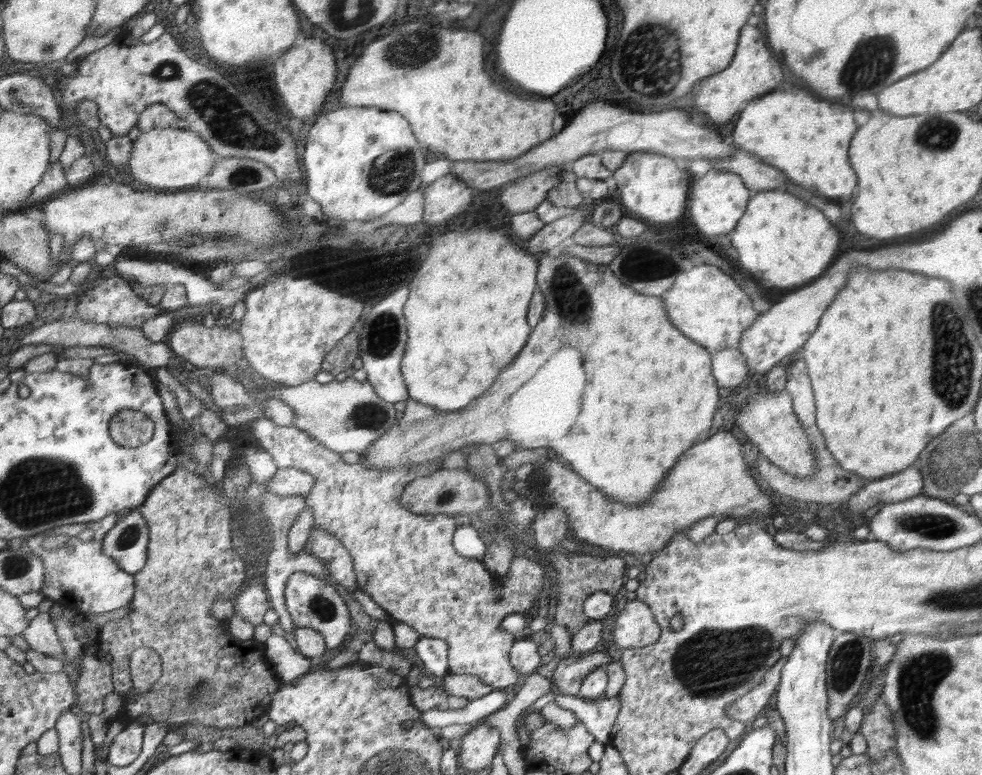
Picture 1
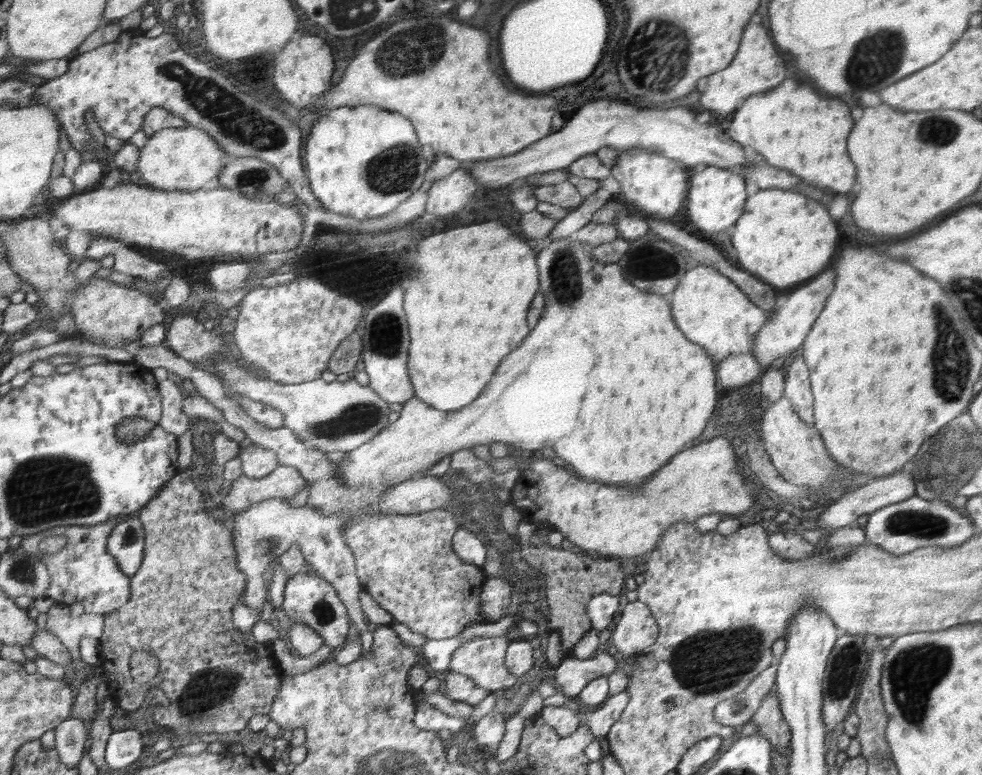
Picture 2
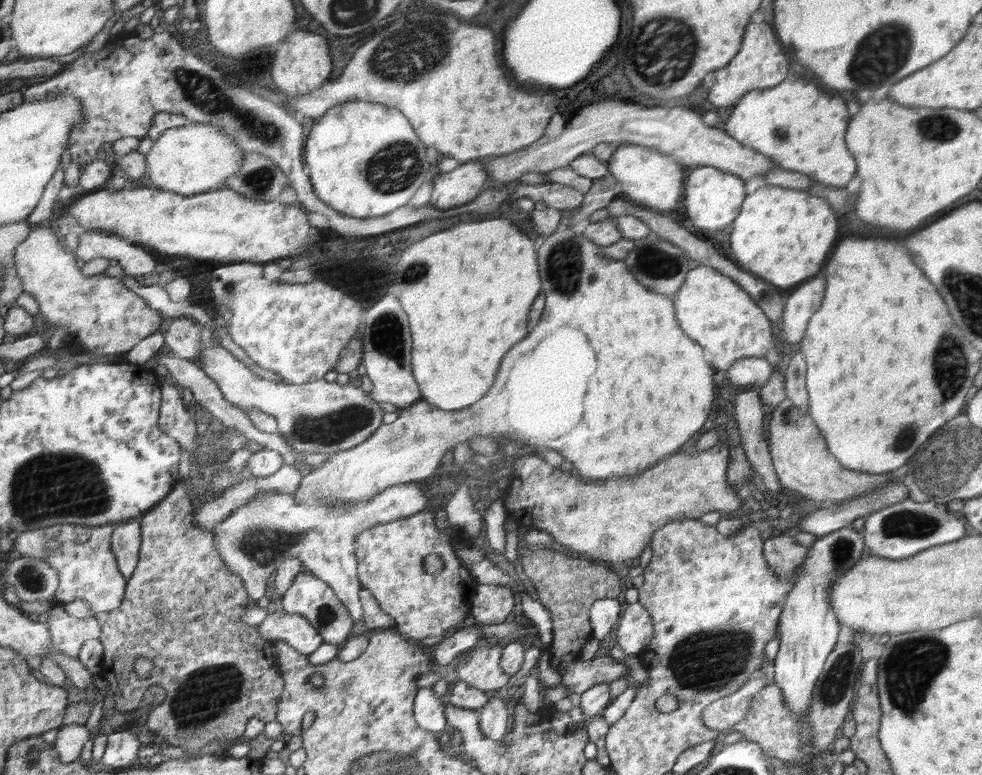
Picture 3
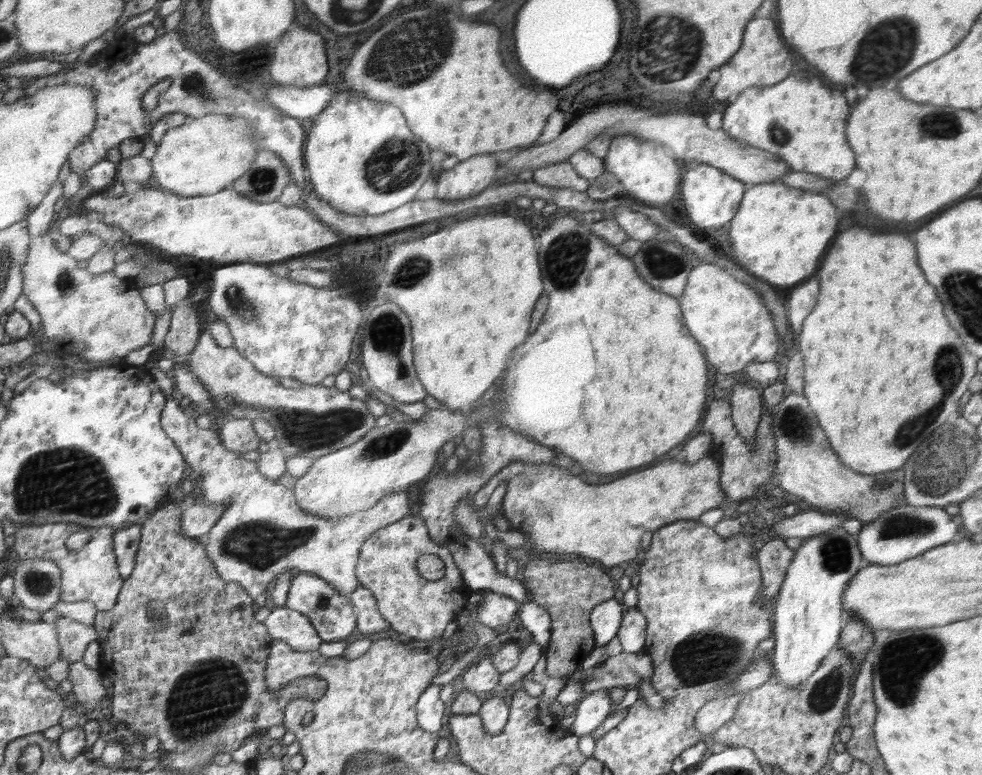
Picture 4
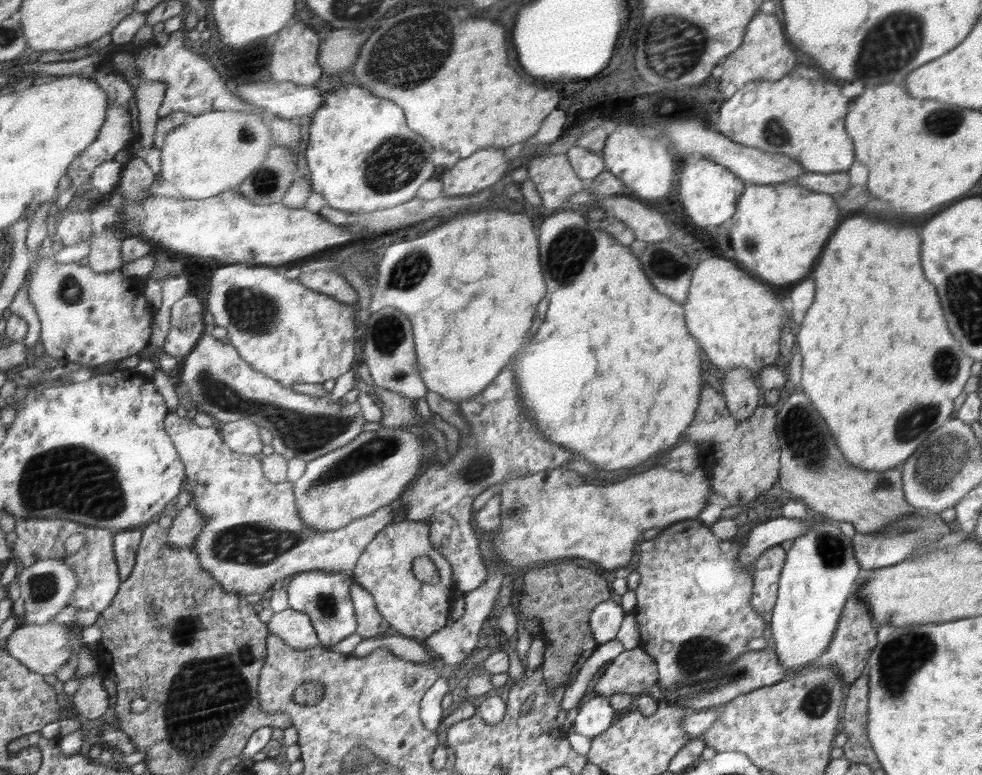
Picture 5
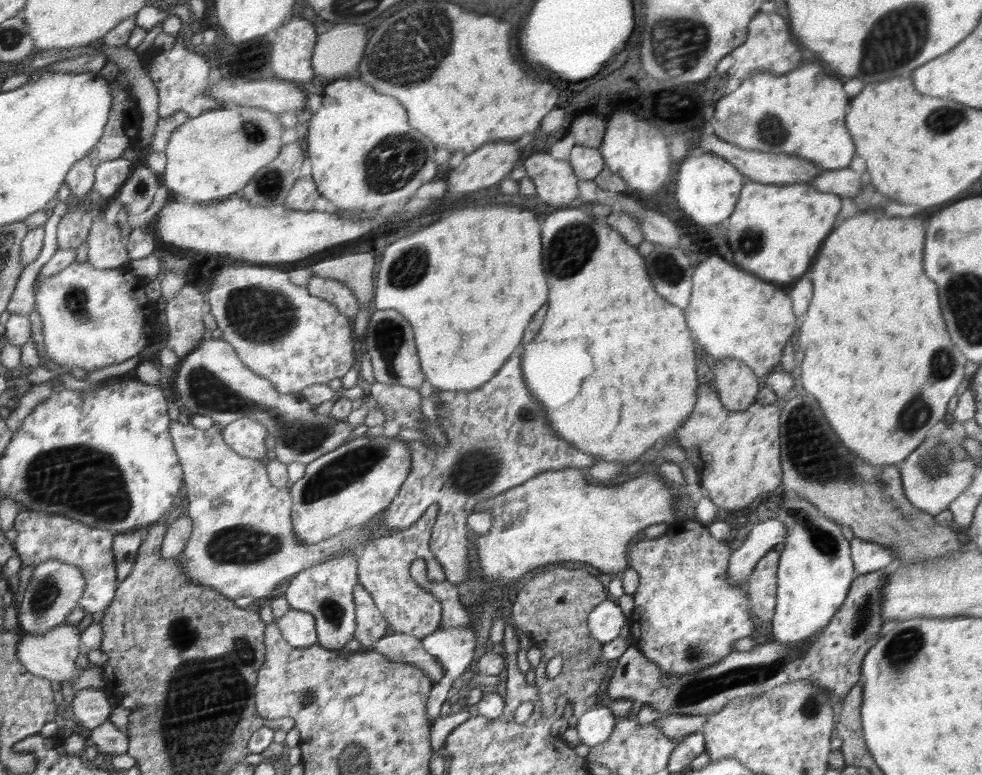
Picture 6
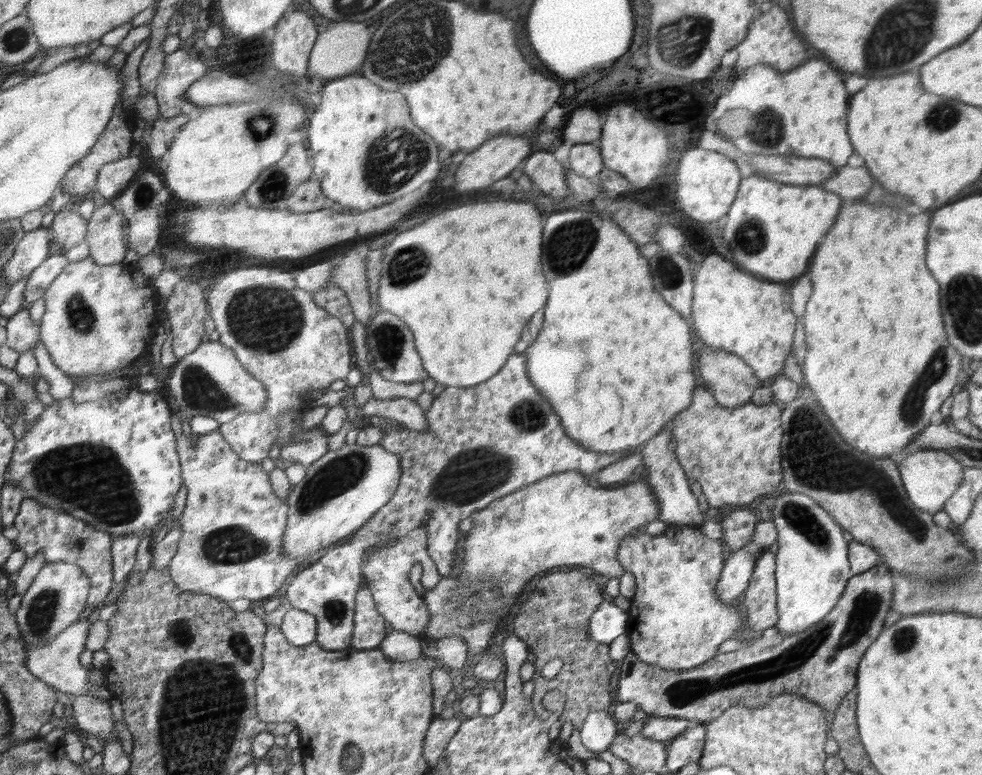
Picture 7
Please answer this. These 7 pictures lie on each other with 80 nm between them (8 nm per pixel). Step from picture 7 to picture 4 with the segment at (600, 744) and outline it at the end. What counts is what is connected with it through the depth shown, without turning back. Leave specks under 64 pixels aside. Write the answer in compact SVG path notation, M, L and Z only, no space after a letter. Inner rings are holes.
M609 689L592 692L584 696L576 704L575 719L570 732L576 737L582 737L594 732L612 712L612 700Z

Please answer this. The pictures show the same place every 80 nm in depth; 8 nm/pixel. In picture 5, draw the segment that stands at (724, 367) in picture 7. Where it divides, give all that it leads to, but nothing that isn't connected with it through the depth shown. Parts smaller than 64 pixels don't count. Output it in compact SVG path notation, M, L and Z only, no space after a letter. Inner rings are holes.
M738 367L723 373L722 395L729 412L738 419L748 418L762 403L762 388L756 386L750 369Z

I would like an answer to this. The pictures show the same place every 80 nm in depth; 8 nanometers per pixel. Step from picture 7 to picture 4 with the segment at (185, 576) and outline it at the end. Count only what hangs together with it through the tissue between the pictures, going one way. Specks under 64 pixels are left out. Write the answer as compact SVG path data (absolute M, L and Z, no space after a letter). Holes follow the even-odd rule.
M174 397L169 398L165 411L162 412L162 428L170 436L185 454L186 465L192 473L196 473L202 479L202 492L198 493L200 503L218 504L223 500L229 502L224 509L222 518L212 526L212 530L205 536L206 551L208 557L216 564L220 575L230 582L240 584L249 596L258 596L267 591L268 584L280 576L287 568L301 573L315 574L329 581L332 588L338 590L340 596L350 600L350 595L360 586L357 579L357 563L360 561L361 548L371 535L378 530L405 519L414 508L414 502L410 500L409 492L400 491L390 493L368 510L361 510L348 517L330 519L318 517L312 513L306 513L305 509L296 500L294 489L276 484L261 474L255 461L244 460L236 452L230 452L221 443L221 437L214 428L198 428L197 421L192 417L196 403L192 403L185 409L179 407L179 402Z

